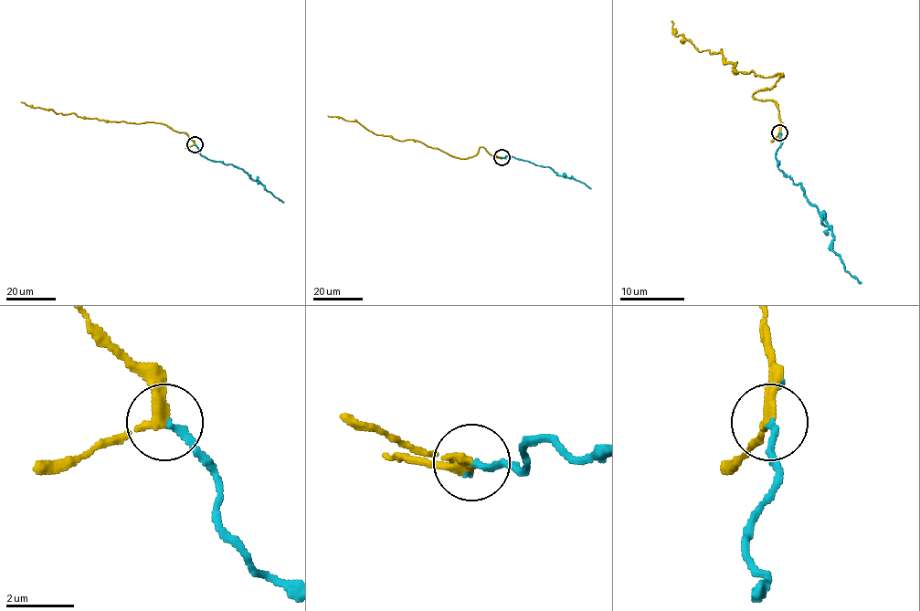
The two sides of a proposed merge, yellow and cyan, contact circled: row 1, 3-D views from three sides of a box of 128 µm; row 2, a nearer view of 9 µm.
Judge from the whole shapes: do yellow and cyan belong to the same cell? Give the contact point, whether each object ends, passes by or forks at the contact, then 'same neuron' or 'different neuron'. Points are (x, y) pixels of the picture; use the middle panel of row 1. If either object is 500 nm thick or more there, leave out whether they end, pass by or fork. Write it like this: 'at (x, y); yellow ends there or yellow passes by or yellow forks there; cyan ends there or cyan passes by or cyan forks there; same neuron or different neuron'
at (502, 157); yellow passes by; cyan ends there; same neuron

